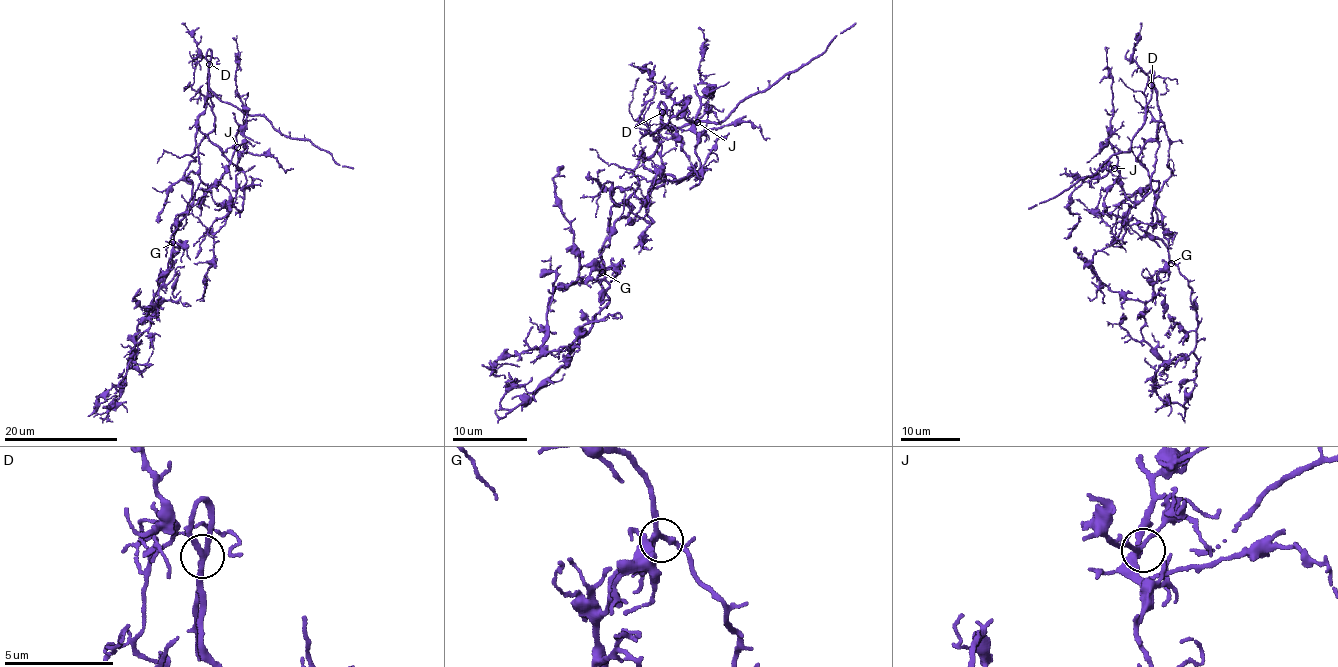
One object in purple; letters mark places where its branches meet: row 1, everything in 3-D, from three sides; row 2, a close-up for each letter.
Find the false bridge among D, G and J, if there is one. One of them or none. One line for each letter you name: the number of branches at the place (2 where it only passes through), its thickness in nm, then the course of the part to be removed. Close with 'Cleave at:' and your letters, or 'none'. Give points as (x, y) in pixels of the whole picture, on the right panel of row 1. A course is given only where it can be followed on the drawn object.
Cleave at: none

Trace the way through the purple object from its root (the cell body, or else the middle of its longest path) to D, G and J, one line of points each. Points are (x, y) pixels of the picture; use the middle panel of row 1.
D: (639, 207), (643, 205), (641, 198), (643, 201), (649, 192), (663, 183), (663, 164), (658, 150), (662, 111)
G: (639, 207), (635, 220), (621, 218), (615, 223), (615, 231), (601, 249), (602, 272)
J: (639, 207), (641, 198), (663, 183), (656, 149), (643, 169), (679, 182), (699, 167), (697, 122)

